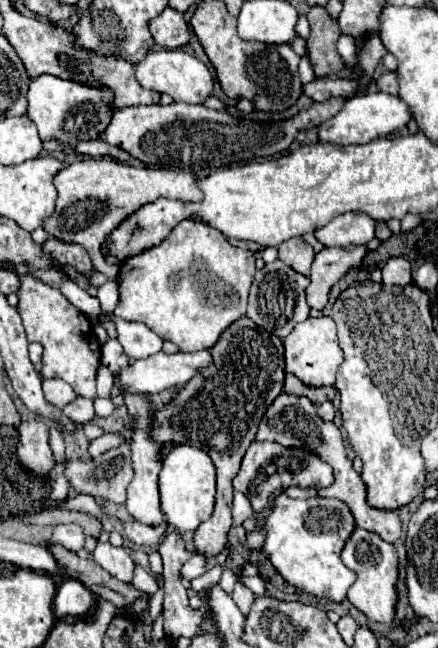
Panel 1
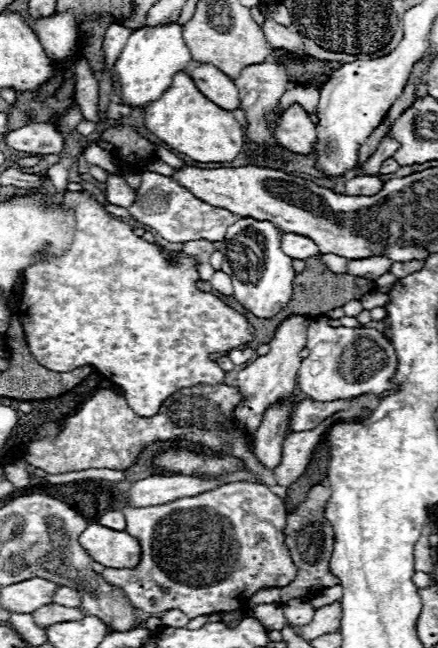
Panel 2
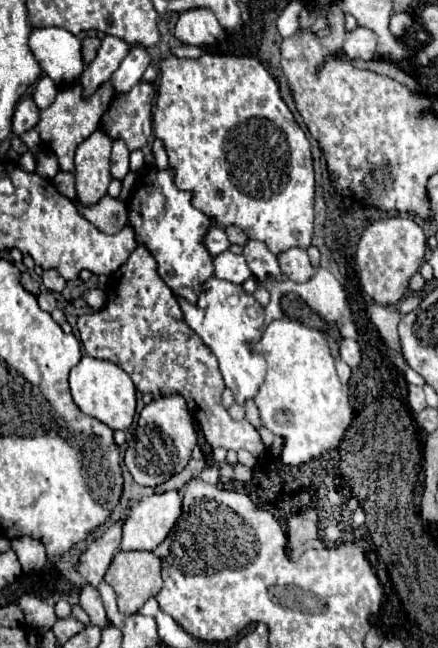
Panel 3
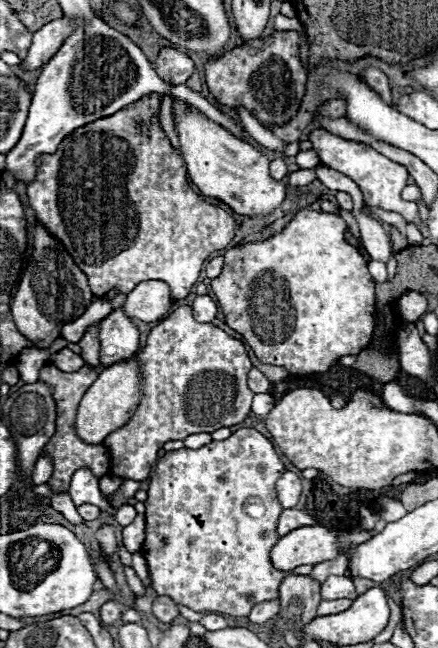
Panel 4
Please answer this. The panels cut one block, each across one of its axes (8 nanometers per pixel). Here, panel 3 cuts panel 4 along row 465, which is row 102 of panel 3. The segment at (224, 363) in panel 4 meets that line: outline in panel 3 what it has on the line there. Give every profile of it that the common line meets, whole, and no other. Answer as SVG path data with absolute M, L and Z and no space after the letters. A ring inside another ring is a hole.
M138 82L130 92L116 94L102 116L100 128L112 140L124 140L130 152L142 148L153 134L152 108L156 89L154 82Z

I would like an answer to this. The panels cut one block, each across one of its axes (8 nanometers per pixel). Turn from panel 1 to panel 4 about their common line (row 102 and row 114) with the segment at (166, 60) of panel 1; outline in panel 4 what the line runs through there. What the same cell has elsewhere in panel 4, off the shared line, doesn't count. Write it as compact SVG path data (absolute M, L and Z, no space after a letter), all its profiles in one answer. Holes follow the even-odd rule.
M196 110L182 116L182 120L176 124L176 132L180 136L188 176L200 188L202 194L218 198L228 204L236 214L252 218L260 214L270 214L284 202L284 184L270 178L268 156L252 144L232 136L228 130L224 130Z

